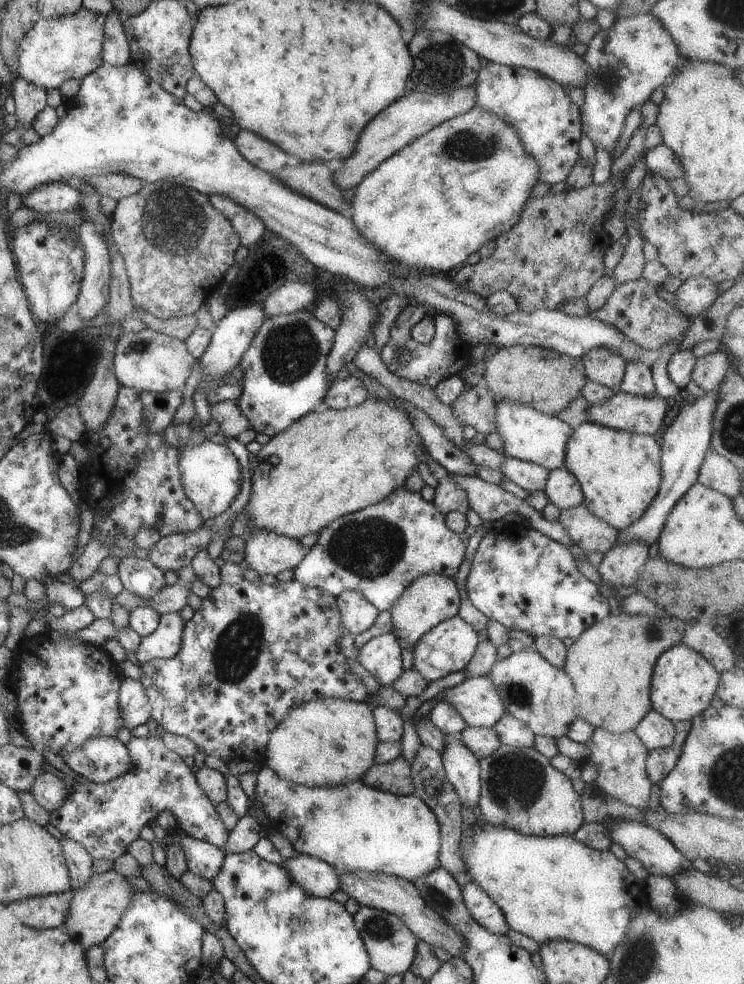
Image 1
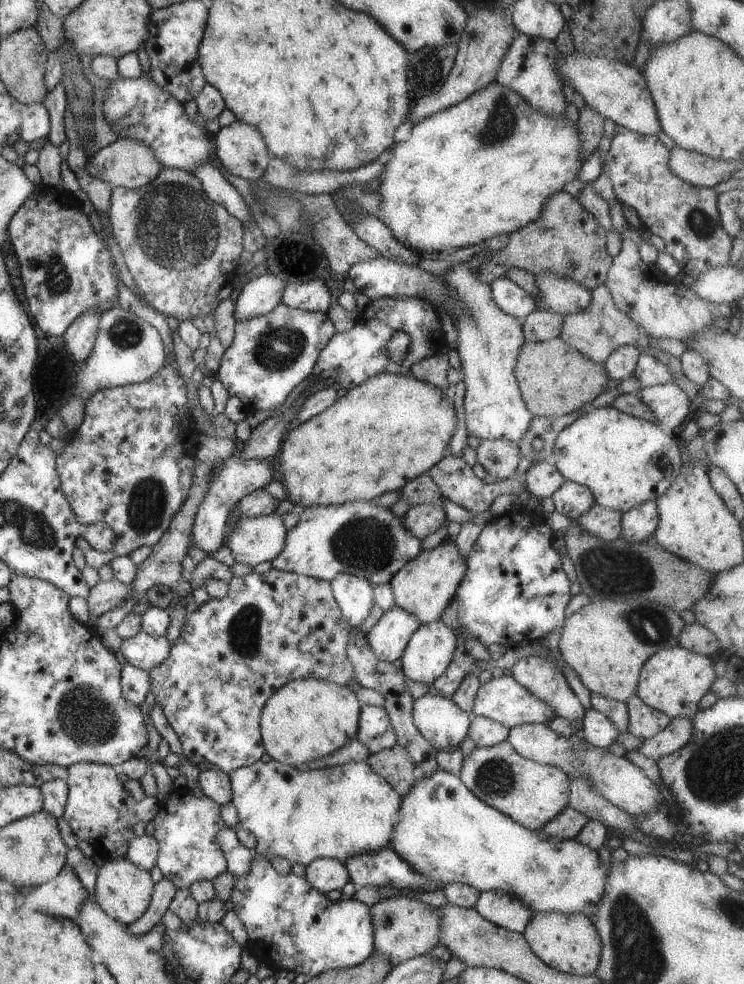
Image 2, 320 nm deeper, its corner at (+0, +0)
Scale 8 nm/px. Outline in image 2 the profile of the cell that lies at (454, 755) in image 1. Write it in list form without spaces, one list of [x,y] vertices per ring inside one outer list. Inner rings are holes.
[[[428,693],[415,700],[412,714],[418,731],[437,752],[460,748],[473,719],[449,698]]]

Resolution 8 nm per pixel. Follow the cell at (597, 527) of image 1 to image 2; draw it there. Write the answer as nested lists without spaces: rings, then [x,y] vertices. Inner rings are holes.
[[[594,504],[585,514],[582,514],[575,523],[588,534],[600,538],[604,542],[612,542],[621,537],[621,517],[618,510],[604,508]]]

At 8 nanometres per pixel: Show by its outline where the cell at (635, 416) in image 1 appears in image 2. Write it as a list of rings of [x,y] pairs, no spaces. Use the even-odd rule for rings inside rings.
[[[673,382],[644,387],[637,395],[654,412],[655,424],[666,432],[682,426],[690,414],[690,396]]]

